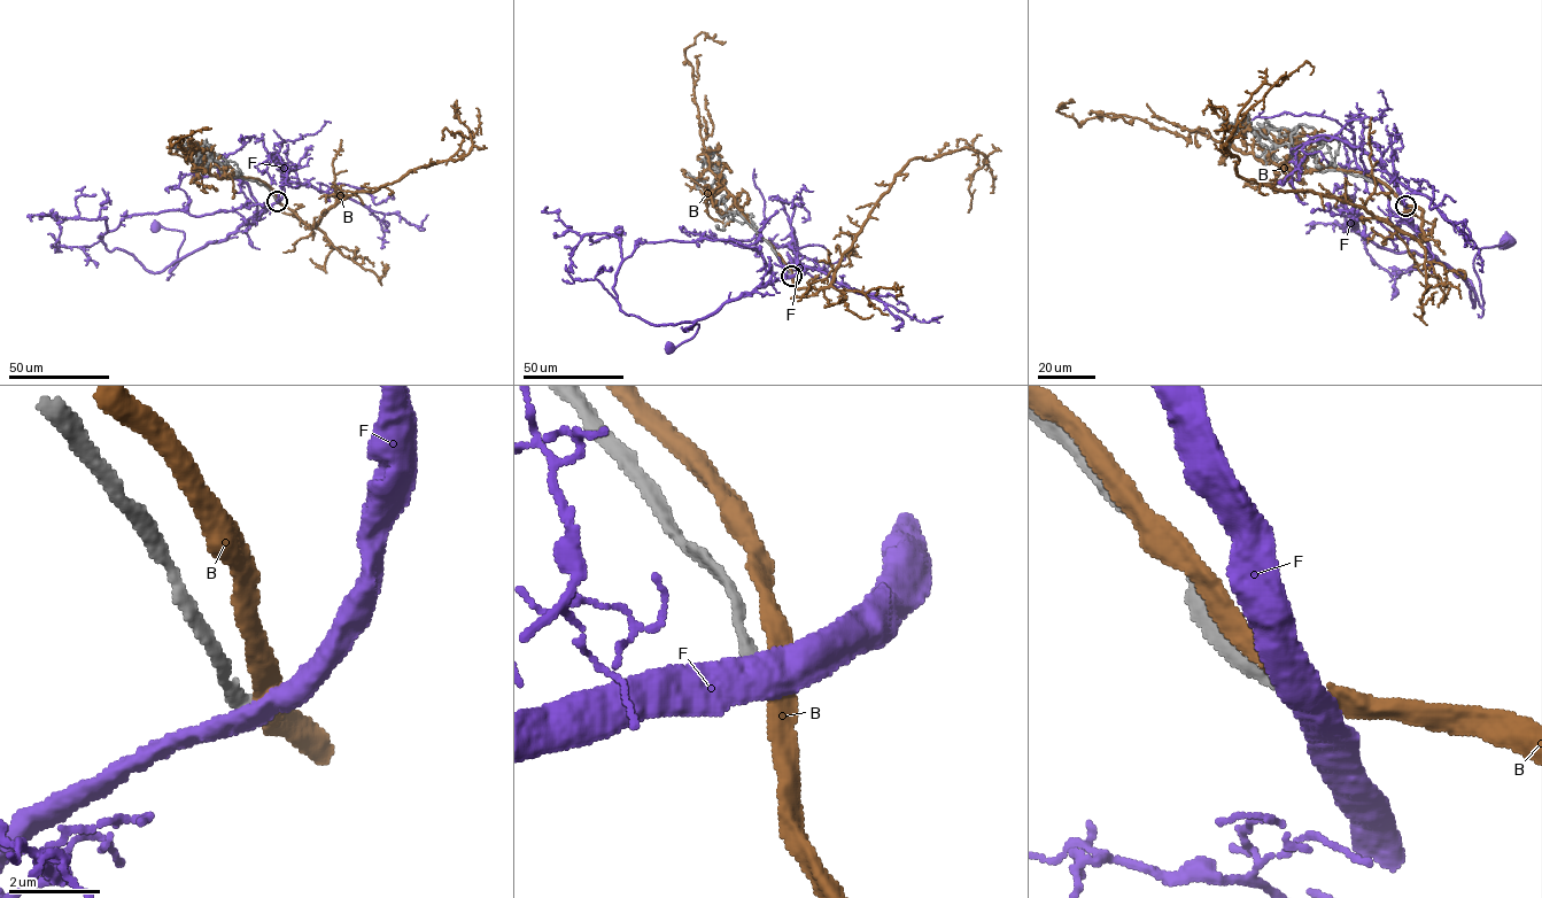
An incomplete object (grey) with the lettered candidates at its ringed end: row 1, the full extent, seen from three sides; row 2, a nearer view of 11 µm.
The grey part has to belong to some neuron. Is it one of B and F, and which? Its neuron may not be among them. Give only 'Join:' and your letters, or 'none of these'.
Join: none of these

